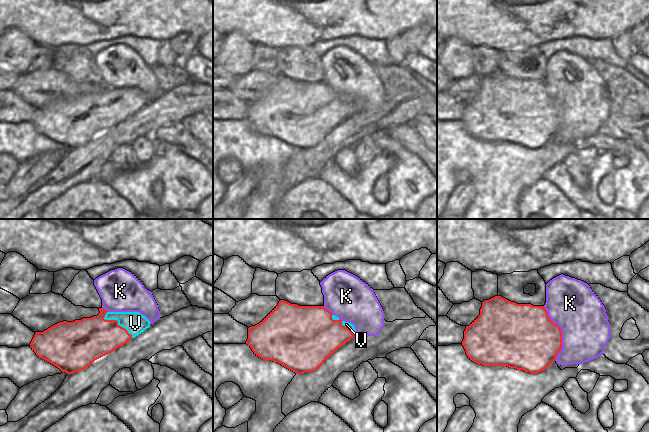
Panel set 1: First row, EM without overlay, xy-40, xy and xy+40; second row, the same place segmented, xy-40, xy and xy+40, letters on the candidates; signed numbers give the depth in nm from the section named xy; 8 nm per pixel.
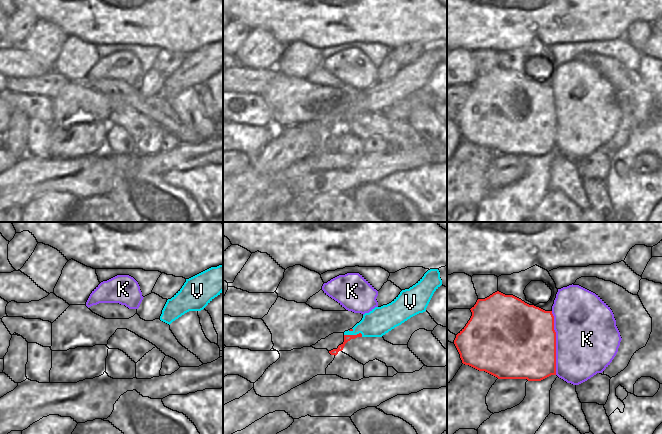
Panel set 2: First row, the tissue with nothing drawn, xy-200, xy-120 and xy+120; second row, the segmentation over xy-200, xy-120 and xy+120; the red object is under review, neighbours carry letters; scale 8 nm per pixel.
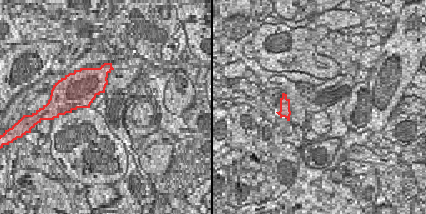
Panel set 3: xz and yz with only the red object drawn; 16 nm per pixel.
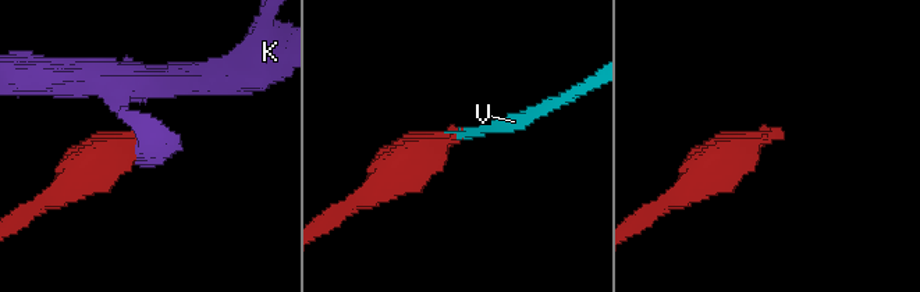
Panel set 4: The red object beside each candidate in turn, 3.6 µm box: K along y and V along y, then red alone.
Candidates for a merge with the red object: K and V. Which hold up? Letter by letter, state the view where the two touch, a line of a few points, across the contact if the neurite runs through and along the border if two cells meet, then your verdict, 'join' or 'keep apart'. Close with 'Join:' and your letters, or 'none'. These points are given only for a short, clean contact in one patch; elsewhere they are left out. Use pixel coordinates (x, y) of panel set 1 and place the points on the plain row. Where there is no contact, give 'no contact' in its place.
K: xy+40 | keep apart
V: xy-40 | xy-40 (91, 114), (105, 109), (117, 97), (135, 99) | join
Join: V

